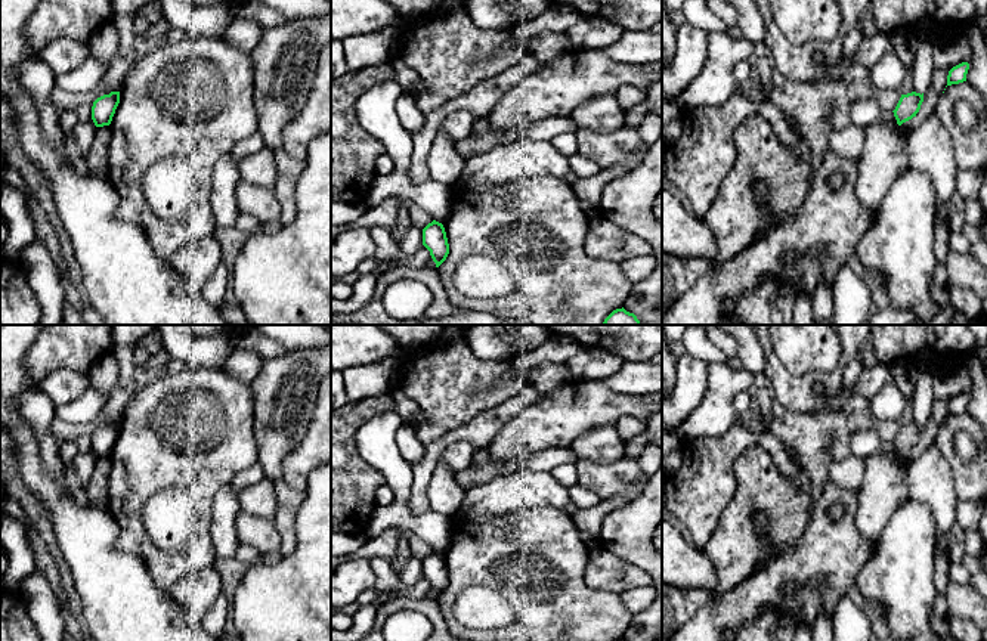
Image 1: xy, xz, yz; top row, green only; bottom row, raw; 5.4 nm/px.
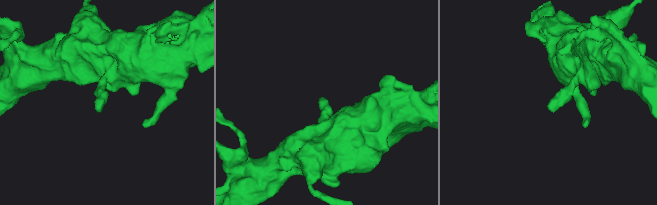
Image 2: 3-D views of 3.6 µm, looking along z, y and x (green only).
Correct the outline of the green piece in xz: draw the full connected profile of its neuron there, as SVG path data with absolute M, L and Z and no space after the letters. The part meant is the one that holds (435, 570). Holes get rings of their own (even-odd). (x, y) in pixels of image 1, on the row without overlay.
M433 551L423 560L423 576L430 582L436 598L446 591L449 575L442 554Z

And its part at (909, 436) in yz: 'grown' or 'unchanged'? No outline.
unchanged

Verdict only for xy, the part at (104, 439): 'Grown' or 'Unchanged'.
Unchanged

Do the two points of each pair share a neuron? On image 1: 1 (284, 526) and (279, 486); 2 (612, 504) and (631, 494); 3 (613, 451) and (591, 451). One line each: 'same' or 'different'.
1: same
2: same
3: same

